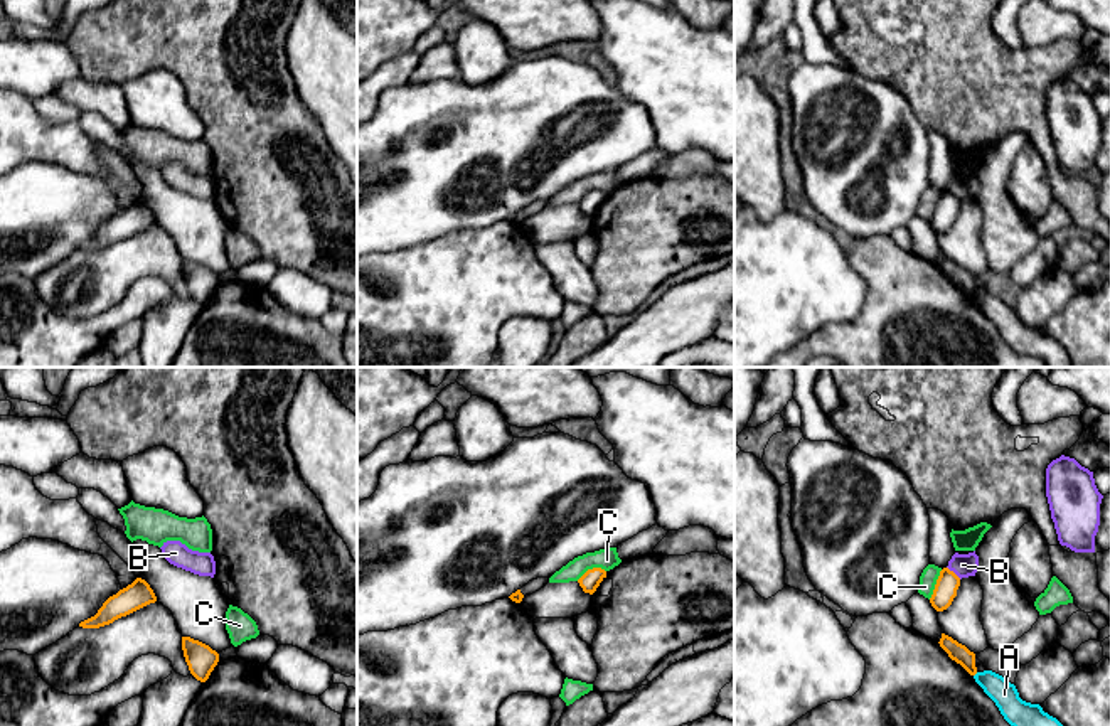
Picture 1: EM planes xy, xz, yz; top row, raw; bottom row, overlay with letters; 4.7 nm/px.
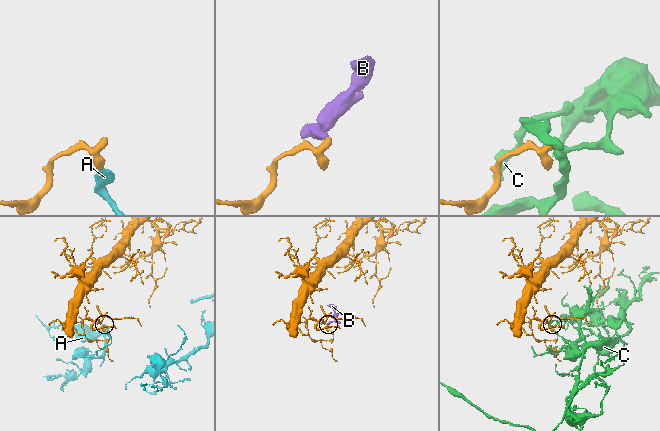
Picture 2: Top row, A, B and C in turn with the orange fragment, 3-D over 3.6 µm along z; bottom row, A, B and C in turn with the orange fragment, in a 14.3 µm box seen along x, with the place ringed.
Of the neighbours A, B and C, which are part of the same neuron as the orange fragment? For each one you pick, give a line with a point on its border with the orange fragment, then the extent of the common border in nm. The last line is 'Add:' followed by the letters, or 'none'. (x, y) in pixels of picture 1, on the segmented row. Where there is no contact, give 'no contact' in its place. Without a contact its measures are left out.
Add: none

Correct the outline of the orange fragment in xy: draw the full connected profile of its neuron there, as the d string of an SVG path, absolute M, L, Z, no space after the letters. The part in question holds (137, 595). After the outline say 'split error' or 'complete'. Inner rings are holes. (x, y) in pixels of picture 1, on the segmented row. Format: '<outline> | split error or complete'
M136 578L131 585L109 596L98 613L81 622L79 627L99 628L155 601L157 596L150 585L145 579Z | complete

